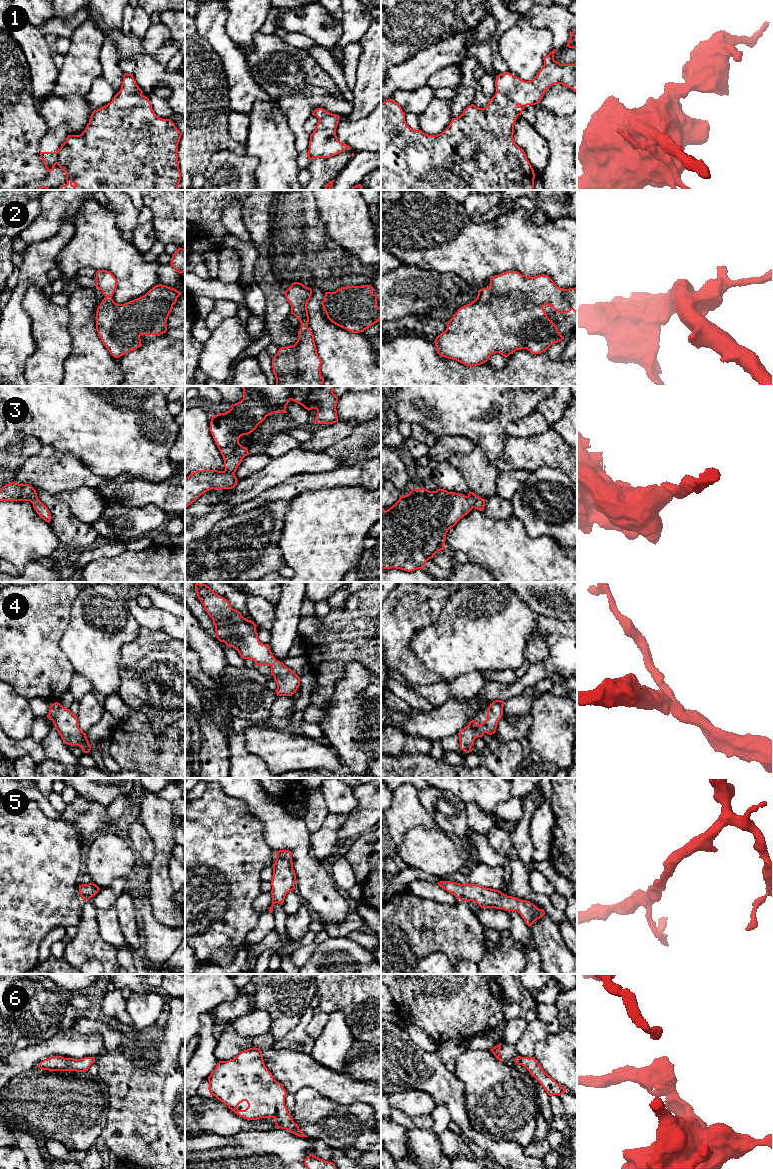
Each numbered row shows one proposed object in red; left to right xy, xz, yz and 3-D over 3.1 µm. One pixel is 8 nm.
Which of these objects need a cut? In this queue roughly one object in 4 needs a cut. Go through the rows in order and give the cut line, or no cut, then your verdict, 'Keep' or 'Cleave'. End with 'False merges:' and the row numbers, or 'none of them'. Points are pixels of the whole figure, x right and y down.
1: No split. Keep
2: No split. Keep
3: No split. Keep
4: No split. Keep
5: No split. Keep
6: No split. Keep
False merges: none of them

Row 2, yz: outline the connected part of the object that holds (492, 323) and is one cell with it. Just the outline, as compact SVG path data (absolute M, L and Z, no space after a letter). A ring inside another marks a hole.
M507 271L500 275L495 275L490 278L490 285L488 288L482 288L478 290L477 298L471 303L459 308L457 312L453 315L453 317L447 322L446 330L440 335L438 335L434 341L437 353L442 357L456 360L467 366L481 365L487 362L490 356L494 353L499 353L505 358L508 357L513 352L515 352L516 350L520 349L527 349L532 354L541 354L545 352L554 343L558 343L564 339L564 337L558 331L557 326L548 318L543 308L545 305L551 306L558 313L568 313L571 310L577 313L577 288L575 287L569 289L562 289L558 287L548 275L545 274L531 277L522 275L517 271Z

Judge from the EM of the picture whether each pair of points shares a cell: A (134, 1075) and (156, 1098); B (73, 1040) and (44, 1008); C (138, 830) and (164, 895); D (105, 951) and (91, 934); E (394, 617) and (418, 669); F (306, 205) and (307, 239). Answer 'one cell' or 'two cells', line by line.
A: one cell
B: two cells
C: two cells
D: one cell
E: one cell
F: one cell

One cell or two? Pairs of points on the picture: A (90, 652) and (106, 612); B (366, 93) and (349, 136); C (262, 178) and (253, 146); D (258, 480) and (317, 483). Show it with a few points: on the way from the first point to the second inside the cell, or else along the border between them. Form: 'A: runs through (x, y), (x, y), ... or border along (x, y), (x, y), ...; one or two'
A: runs through (92, 642), (101, 622); one
B: border along (370, 111), (354, 120), (350, 120), (346, 116); two
C: runs through (263, 170), (263, 156), (261, 154); one
D: border along (305, 472), (294, 474), (262, 492); two

